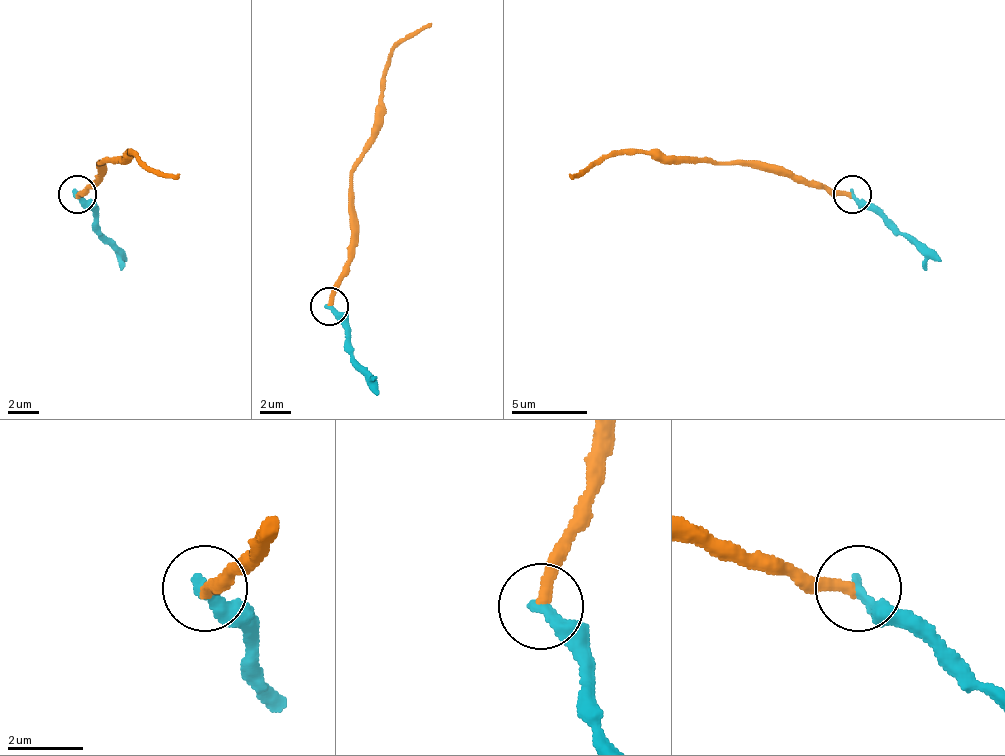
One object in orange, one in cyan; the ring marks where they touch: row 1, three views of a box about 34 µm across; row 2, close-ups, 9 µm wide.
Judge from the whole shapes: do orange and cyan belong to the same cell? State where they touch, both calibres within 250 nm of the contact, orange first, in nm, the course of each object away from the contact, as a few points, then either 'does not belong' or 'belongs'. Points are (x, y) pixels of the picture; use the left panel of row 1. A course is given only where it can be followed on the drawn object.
place (77, 194); calibres 320 and 360 nm; course orange (76, 193), (99, 174), (99, 163), (129, 152), (144, 167), (179, 174); course cyan (76, 193), (95, 212), (103, 235), (126, 262); does not belong

